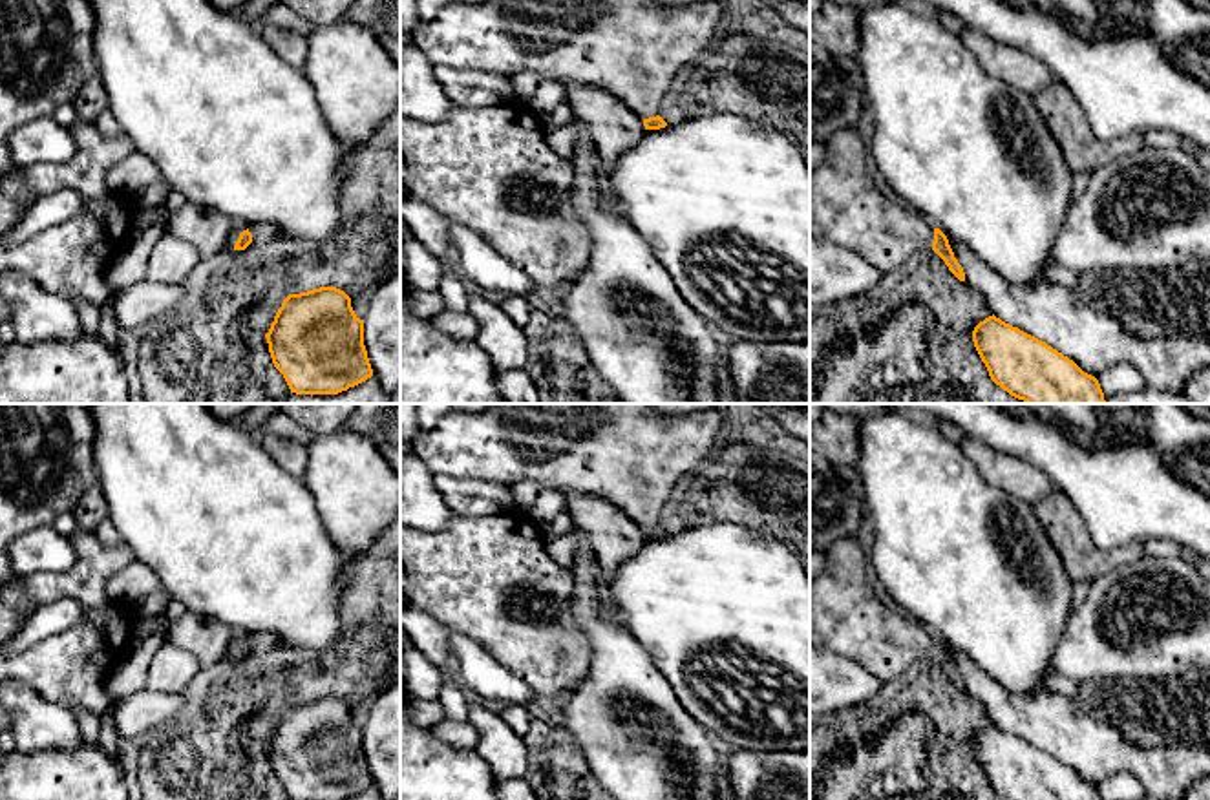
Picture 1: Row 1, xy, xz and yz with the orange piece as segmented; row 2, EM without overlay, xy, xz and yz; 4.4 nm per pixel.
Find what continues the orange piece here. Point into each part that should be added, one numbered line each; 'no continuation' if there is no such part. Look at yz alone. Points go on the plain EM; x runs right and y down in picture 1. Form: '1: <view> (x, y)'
1: yz (847, 618)

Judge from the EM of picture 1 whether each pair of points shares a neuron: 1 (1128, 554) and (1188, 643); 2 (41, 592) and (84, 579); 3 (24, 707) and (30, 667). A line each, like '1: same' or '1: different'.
1: different
2: same
3: different

